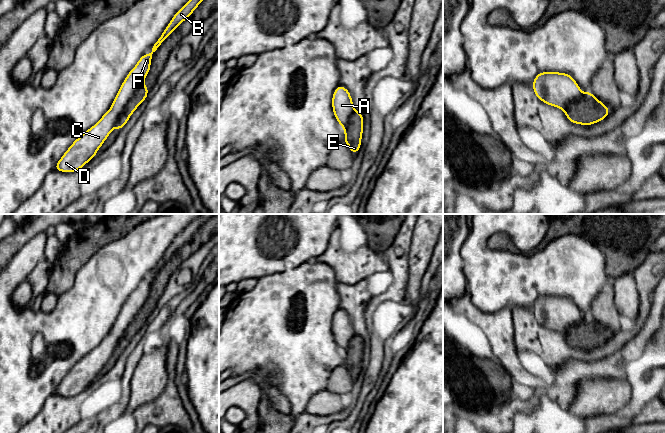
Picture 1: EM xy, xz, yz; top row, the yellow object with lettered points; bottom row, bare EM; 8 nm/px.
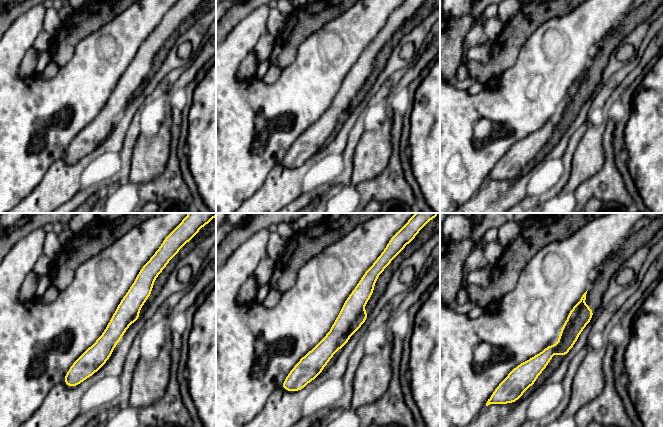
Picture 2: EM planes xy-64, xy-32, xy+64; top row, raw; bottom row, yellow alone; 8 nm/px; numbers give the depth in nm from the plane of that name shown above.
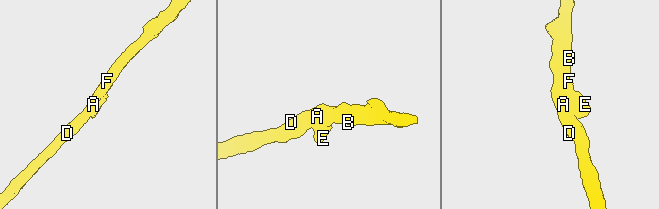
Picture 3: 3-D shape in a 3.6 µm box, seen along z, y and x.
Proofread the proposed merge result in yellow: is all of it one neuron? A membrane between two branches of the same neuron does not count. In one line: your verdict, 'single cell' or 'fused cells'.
fused cells

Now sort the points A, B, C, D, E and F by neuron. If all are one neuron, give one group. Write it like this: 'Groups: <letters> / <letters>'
Groups: A B C D F / E

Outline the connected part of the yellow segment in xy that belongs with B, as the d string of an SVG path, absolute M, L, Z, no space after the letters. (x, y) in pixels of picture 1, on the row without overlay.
M200 214L175 237L161 260L151 270L150 278L143 278L124 303L110 333L100 344L78 361L66 374L54 394L72 397L91 385L115 351L121 337L150 296L151 284L162 267L181 249L208 220L216 214Z

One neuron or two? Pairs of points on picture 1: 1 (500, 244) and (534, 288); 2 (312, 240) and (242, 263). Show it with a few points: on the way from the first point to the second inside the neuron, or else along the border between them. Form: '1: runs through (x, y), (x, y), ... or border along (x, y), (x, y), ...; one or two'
1: border along (487, 240), (487, 244), (493, 249), (517, 251); two
2: runs through (295, 250), (282, 261), (259, 261); one

